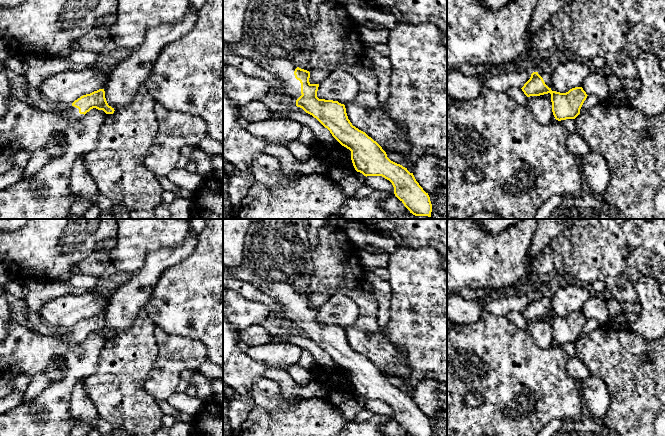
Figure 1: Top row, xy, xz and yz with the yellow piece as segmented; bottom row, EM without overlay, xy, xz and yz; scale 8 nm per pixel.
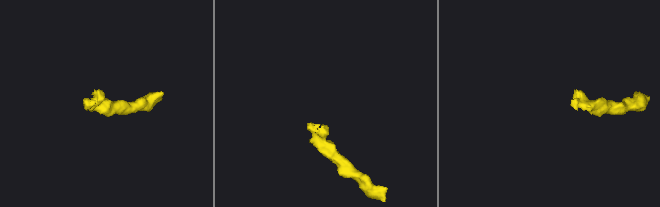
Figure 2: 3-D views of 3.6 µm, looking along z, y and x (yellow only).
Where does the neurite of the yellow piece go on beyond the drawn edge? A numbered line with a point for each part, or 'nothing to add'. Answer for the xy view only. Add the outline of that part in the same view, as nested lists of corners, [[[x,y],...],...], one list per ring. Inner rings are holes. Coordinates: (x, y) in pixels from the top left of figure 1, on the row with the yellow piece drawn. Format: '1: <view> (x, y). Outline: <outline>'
1: xy (71, 113). Outline: [[[70,105],[68,107],[65,107],[65,117],[69,120],[69,121],[72,121],[72,120],[80,120],[84,114],[80,114],[79,113],[79,109]]]

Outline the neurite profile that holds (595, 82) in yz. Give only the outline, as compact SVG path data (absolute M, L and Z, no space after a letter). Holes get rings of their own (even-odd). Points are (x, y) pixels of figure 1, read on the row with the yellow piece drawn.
M597 71L591 72L581 87L587 95L596 96L600 102L607 100L610 95L606 76L599 74Z

